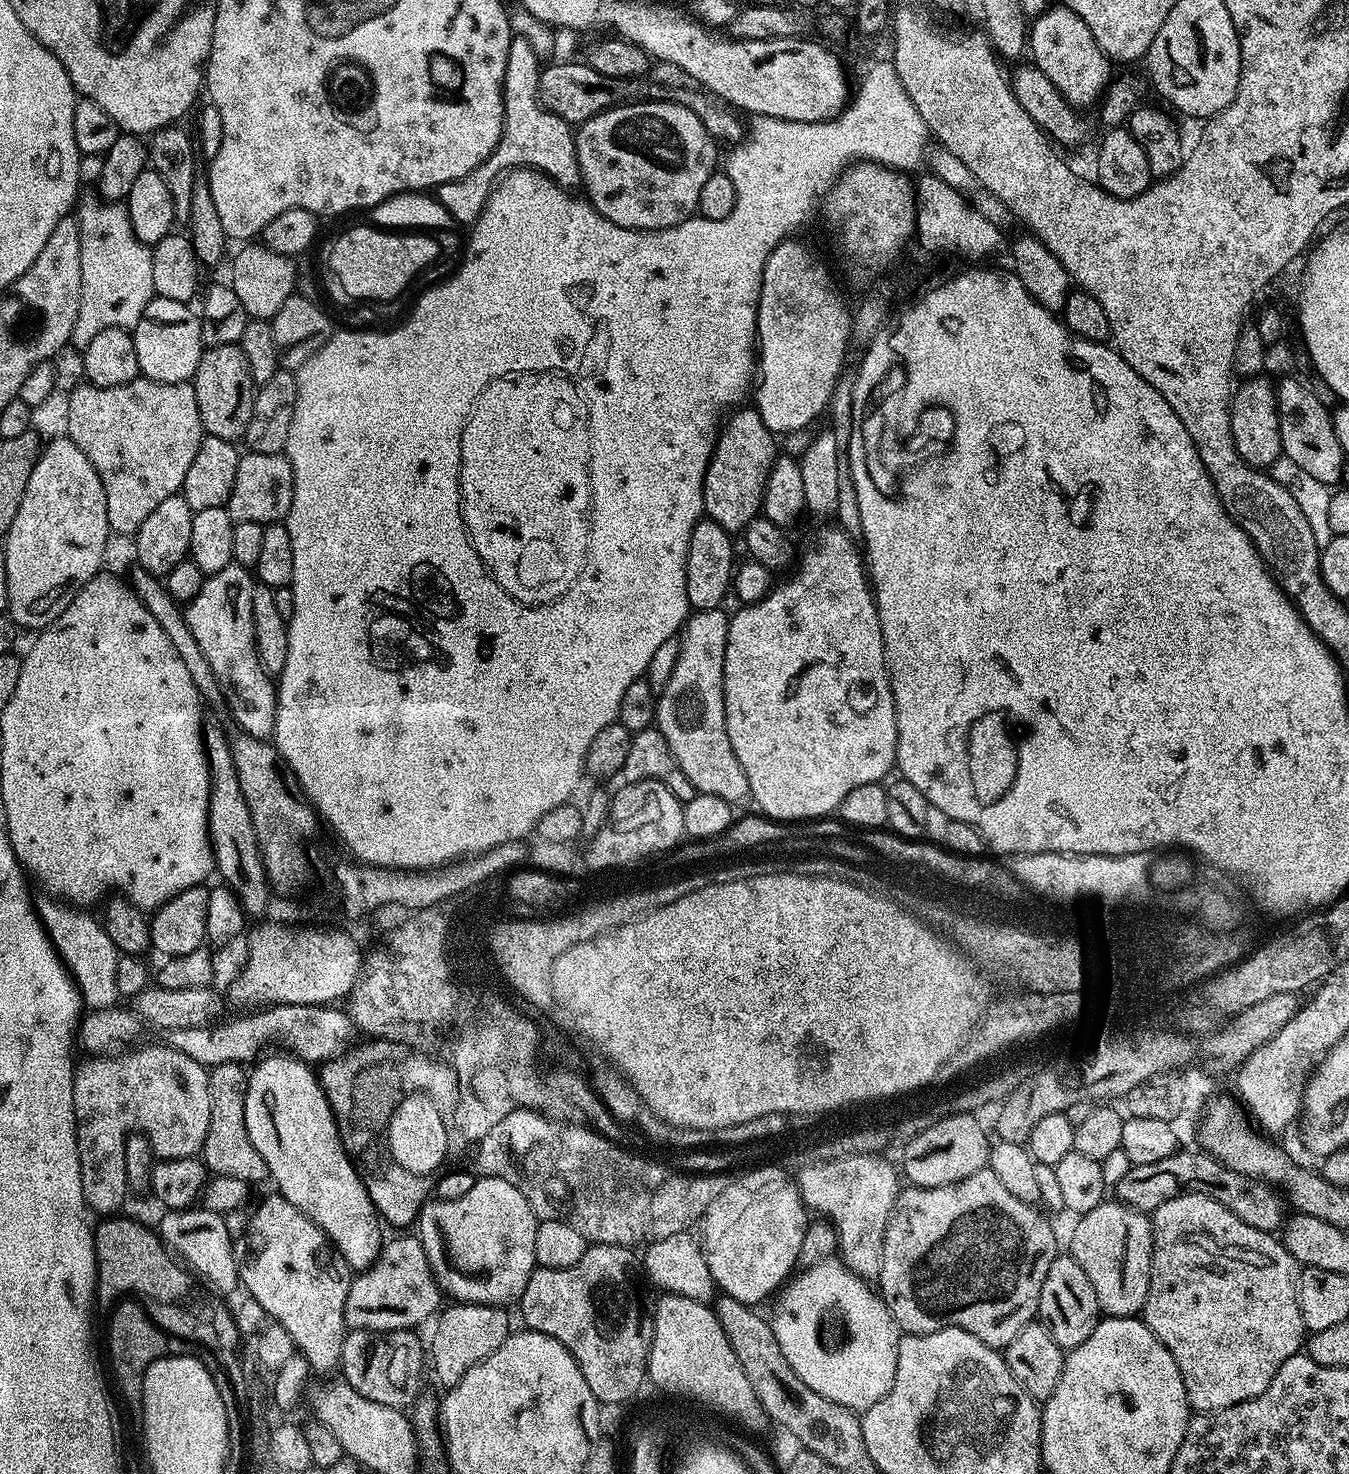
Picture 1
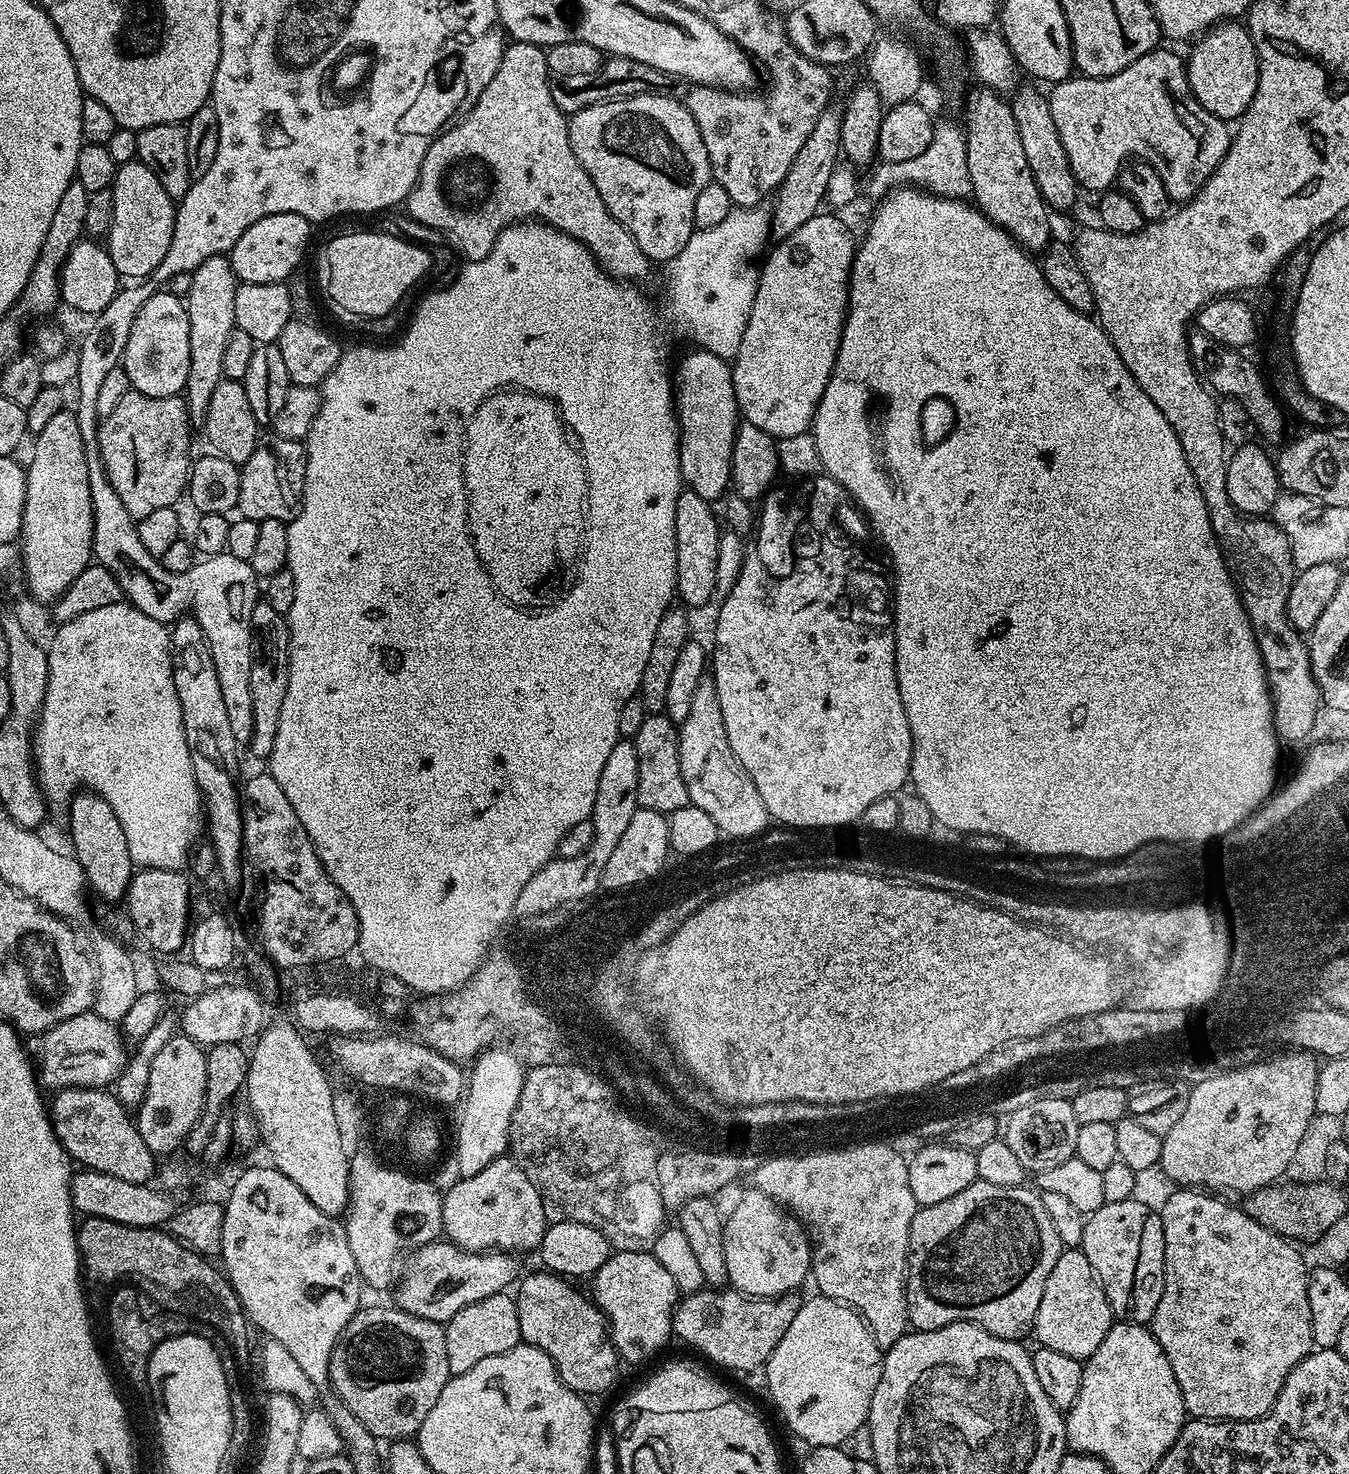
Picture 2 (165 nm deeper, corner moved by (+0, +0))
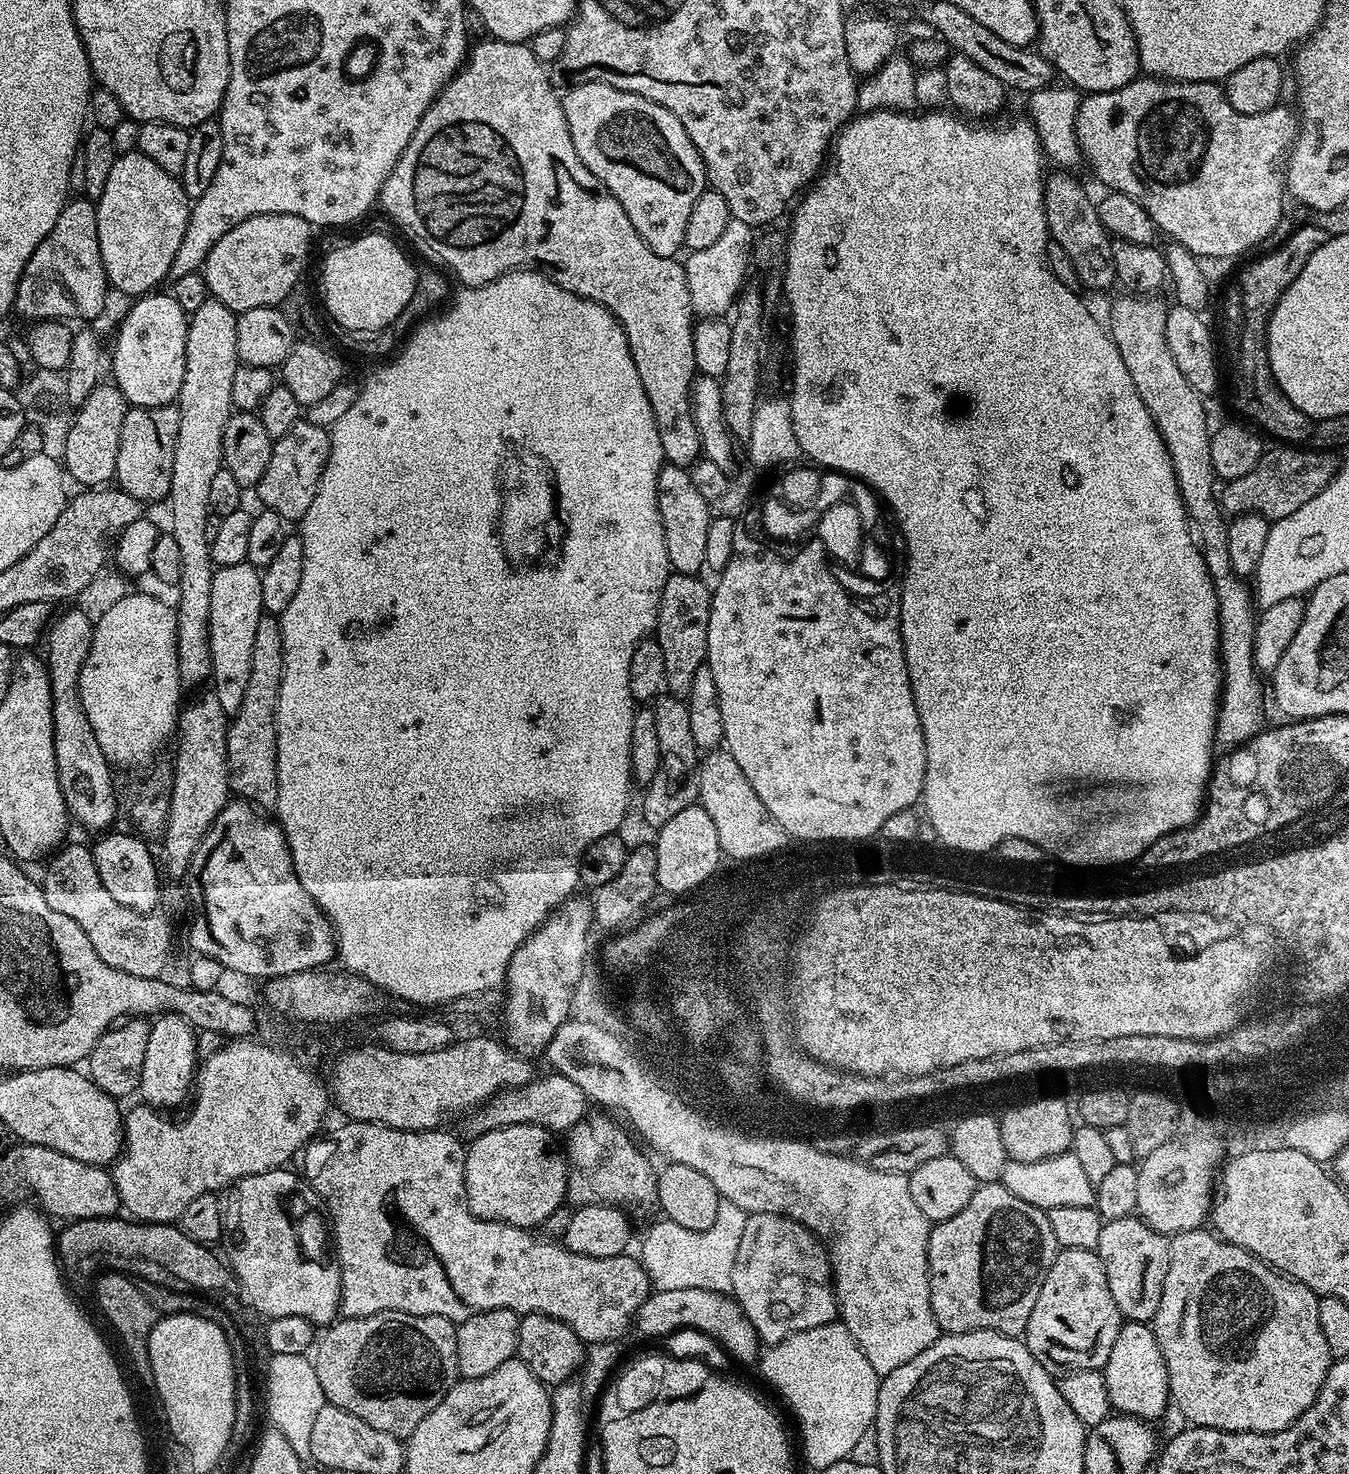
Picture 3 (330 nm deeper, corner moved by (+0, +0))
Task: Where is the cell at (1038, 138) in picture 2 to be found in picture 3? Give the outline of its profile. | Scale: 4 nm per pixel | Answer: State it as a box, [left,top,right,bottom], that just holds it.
[1044,170,1117,288]

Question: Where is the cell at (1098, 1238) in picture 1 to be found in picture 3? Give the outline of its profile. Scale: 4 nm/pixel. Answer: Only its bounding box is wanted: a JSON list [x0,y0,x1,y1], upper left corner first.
[1094,1215,1170,1322]

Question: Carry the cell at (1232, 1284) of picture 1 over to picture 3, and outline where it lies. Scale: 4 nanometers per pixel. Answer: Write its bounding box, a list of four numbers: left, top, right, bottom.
[1150,1227,1333,1432]

